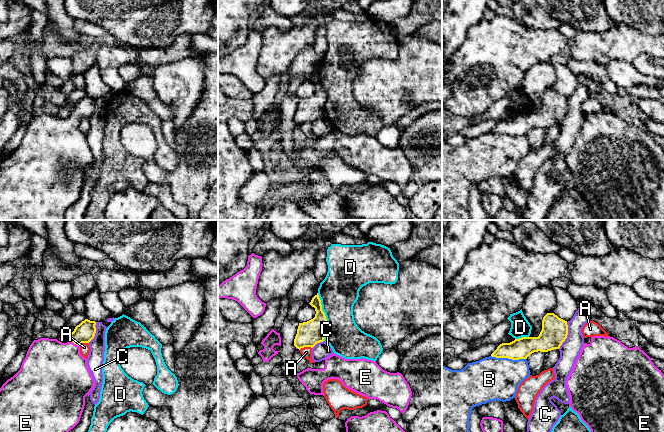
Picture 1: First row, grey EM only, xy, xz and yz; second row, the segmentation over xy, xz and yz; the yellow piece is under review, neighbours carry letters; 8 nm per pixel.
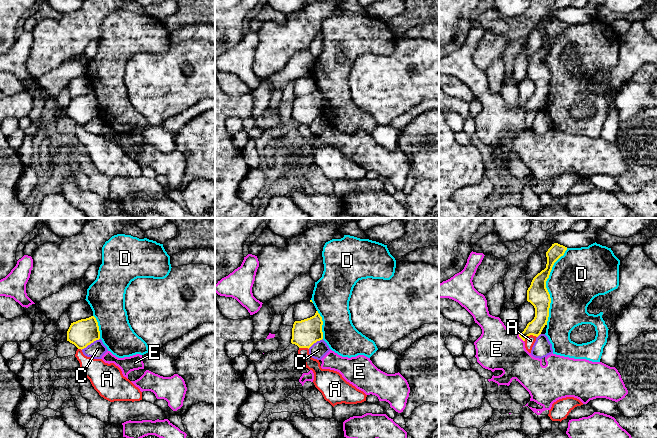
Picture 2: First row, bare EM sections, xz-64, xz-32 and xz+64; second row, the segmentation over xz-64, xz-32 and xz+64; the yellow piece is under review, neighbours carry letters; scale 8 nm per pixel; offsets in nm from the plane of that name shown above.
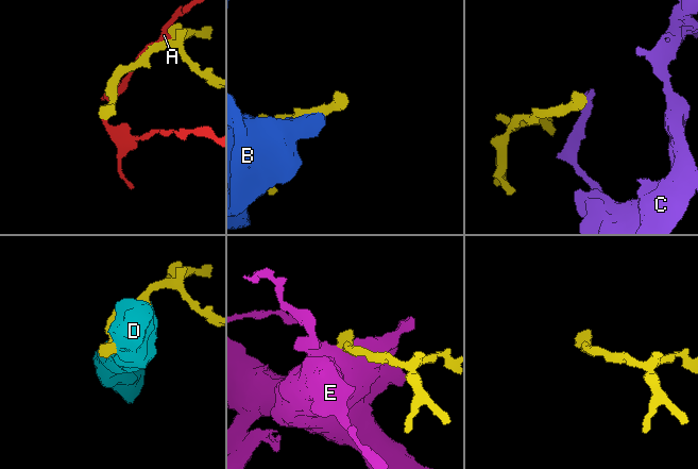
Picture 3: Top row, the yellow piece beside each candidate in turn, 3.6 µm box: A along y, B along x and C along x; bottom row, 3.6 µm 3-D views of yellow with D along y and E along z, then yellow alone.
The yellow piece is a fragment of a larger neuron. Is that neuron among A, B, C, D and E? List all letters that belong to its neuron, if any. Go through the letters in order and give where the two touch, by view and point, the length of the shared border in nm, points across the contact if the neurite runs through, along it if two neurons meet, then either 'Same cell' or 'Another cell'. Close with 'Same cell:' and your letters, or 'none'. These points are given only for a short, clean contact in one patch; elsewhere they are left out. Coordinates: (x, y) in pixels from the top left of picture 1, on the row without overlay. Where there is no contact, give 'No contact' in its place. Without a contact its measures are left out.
A: Touches yellow at xz (305, 122). Shared border 110 nm. Another cell
B: Touches yellow at yz (508, 134). Shared border 280 nm. Boundary: yz (491, 131), (512, 135), (525, 135). Another cell
C: Touches yellow at yz (567, 110). Shared border 220 nm. Boundary: yz (567, 98), (567, 113), (558, 124). Another cell
D: Touches yellow at xz (325, 93). Shared border 380 nm. Another cell
E: Touches yellow at xy (75, 119). Shared border 90 nm. Path across: xy (84, 108), (75, 119), (58, 145). Same cell
Same cell: E

